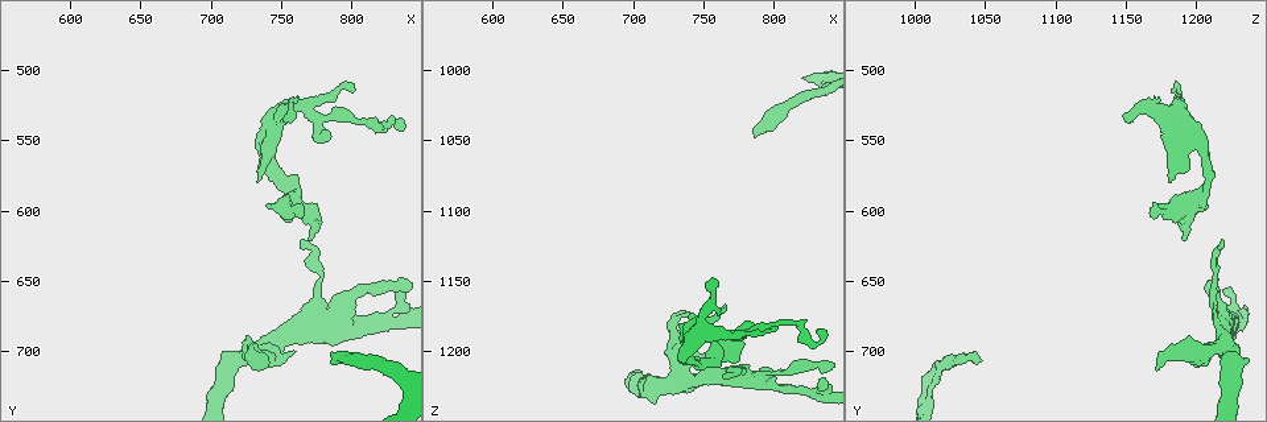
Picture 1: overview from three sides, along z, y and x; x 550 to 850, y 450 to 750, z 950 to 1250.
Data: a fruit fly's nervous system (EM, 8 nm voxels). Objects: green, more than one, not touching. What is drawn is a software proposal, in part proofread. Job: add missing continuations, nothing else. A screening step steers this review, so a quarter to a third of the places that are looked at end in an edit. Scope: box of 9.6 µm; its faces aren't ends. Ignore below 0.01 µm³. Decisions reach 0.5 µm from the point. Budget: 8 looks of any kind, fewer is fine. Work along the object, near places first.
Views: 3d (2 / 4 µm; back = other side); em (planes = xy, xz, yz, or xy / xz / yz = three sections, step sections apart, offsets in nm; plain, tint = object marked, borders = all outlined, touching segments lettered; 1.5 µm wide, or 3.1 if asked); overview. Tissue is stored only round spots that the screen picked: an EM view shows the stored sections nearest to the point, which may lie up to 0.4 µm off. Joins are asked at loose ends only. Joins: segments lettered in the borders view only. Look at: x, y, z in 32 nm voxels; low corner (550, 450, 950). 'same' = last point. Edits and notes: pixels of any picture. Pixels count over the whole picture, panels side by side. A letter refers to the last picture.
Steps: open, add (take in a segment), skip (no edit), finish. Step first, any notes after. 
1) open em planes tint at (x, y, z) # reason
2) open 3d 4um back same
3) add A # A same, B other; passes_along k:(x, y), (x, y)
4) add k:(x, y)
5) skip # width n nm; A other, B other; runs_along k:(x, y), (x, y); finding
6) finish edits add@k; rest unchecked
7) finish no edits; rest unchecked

open em xy step 4 borders at (752, 536, 1154)

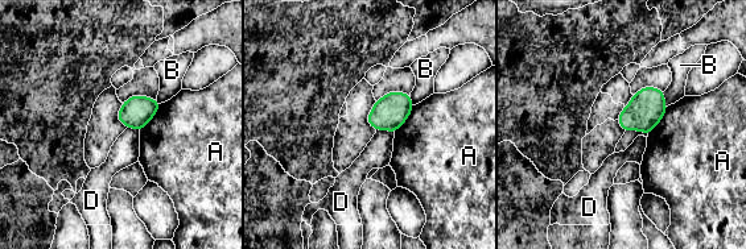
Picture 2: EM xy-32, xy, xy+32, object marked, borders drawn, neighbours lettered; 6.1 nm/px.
open em xz step 8 borders same # another direction

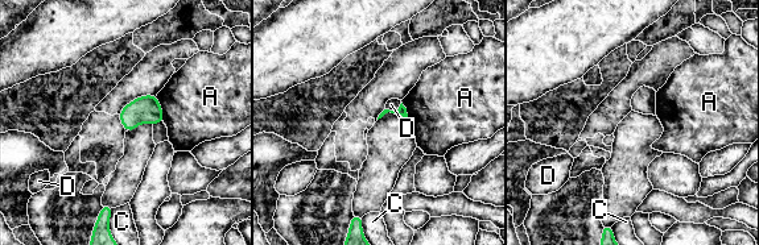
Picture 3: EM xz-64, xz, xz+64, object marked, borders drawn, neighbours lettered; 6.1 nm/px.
skip # A other, C other, D other; border 3:(401, 103), (396, 108), (386, 109); none of them fits

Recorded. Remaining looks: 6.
open 3d 2um at (730, 580, 1180) # an open end

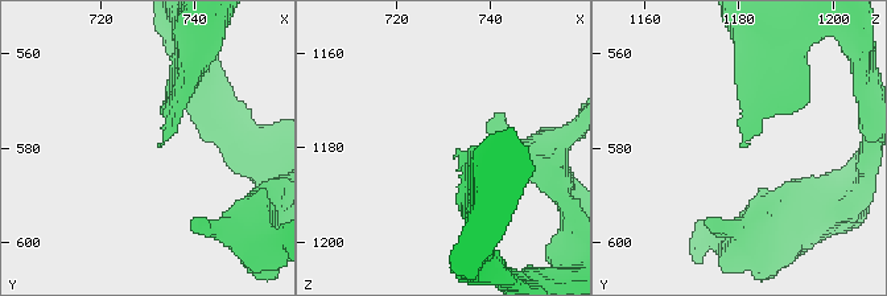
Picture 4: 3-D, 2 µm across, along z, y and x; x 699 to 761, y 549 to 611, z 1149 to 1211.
open em planes tint at (732, 580, 1180)

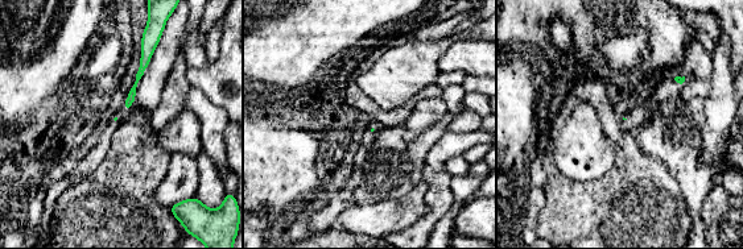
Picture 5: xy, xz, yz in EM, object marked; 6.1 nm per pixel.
open em planes borders same

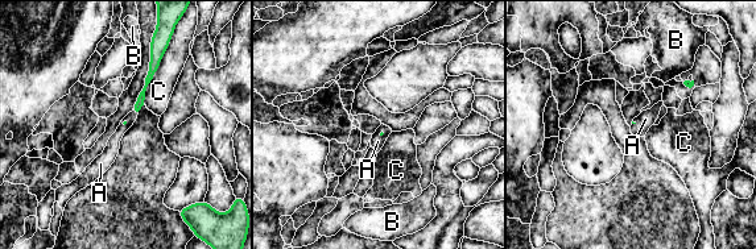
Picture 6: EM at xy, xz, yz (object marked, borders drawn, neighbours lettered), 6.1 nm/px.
add A # A same, B other, C other; passes_along 6:(140, 100), (136, 111), (114, 142); the cell continues

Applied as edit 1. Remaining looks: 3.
open overview # redraw

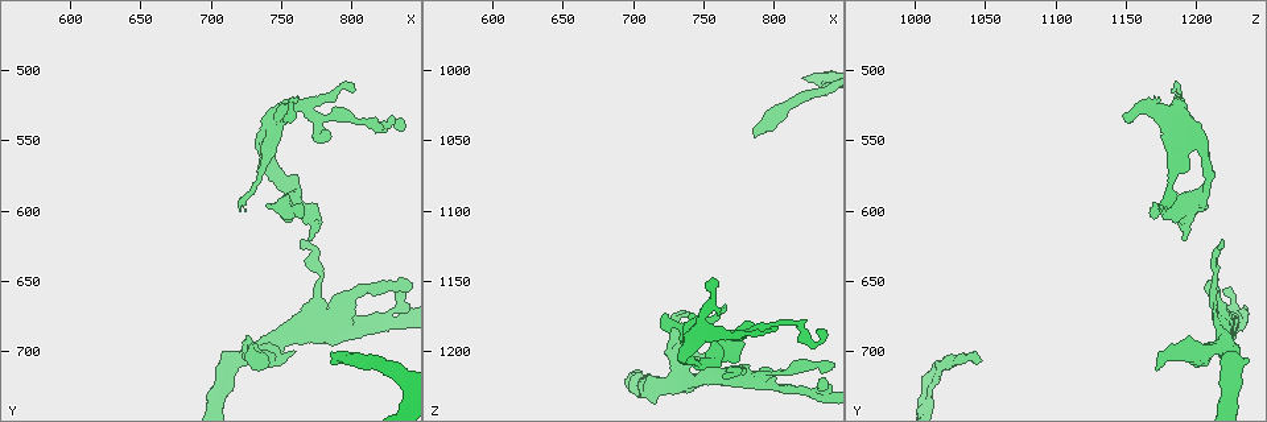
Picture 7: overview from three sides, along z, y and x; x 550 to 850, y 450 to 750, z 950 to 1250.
open em xz step 4 borders at (786, 706, 1046)

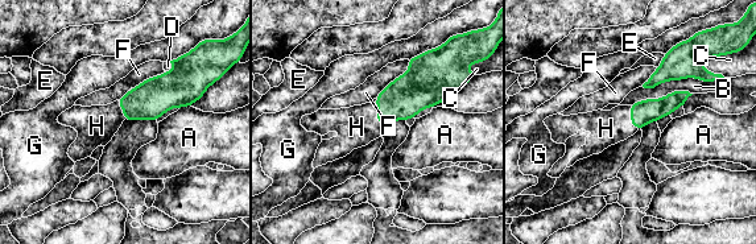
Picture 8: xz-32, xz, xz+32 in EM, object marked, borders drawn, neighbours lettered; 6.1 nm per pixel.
open em planes borders same # cut it another way

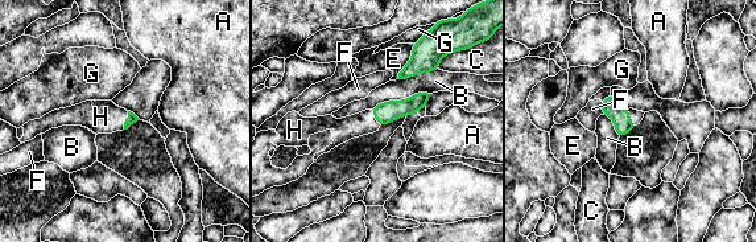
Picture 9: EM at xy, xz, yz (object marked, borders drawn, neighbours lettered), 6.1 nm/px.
add H # A other, B other, C other, E other, F other, G other, H same; it goes on there

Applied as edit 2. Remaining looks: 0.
finish edits add@6, add@9; rest unchecked

